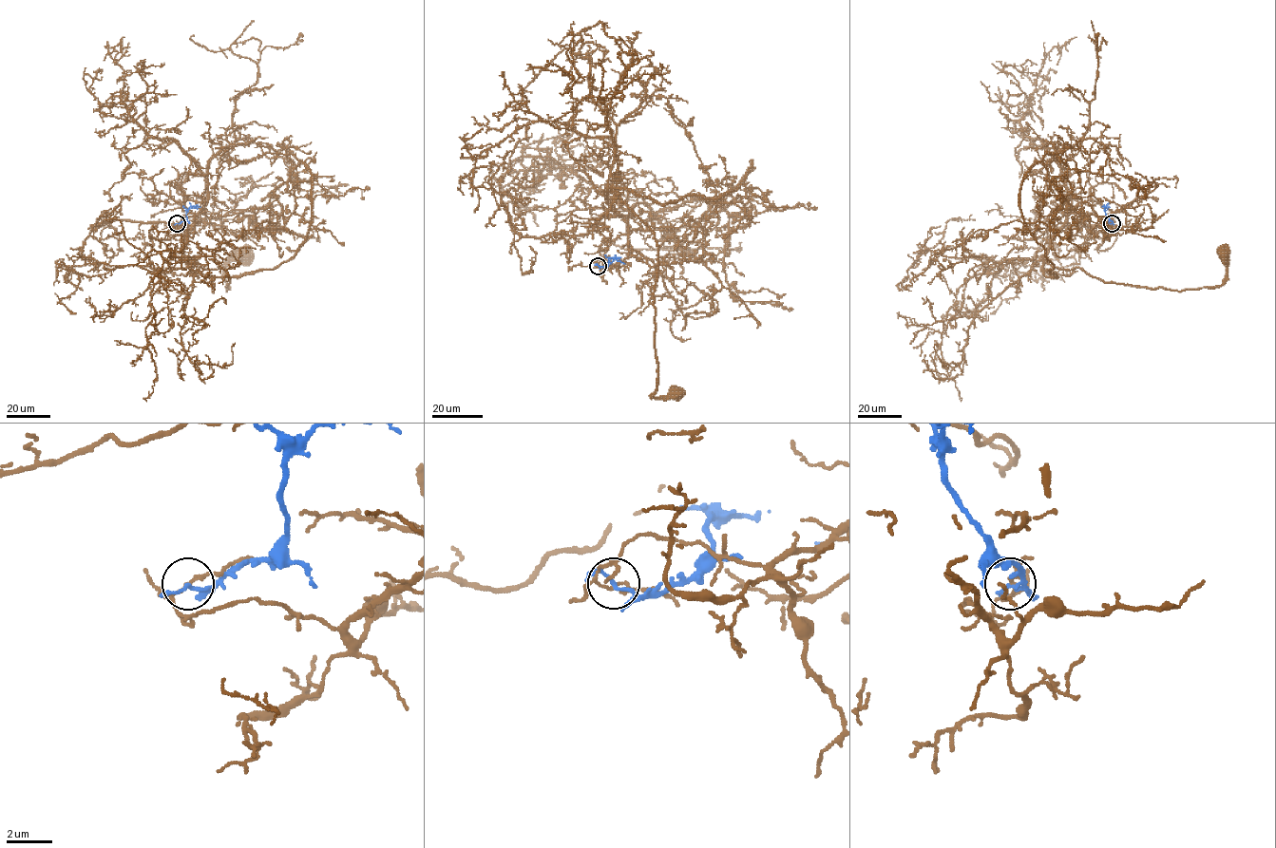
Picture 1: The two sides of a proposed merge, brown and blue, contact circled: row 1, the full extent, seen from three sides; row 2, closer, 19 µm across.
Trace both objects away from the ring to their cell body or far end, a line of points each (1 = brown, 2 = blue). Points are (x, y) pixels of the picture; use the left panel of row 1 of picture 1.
1: (177, 223), (192, 227), (204, 215), (184, 238), (184, 255), (222, 267), (226, 291), (224, 268), (248, 254)
2: (177, 223), (184, 221), (190, 208), (200, 207)

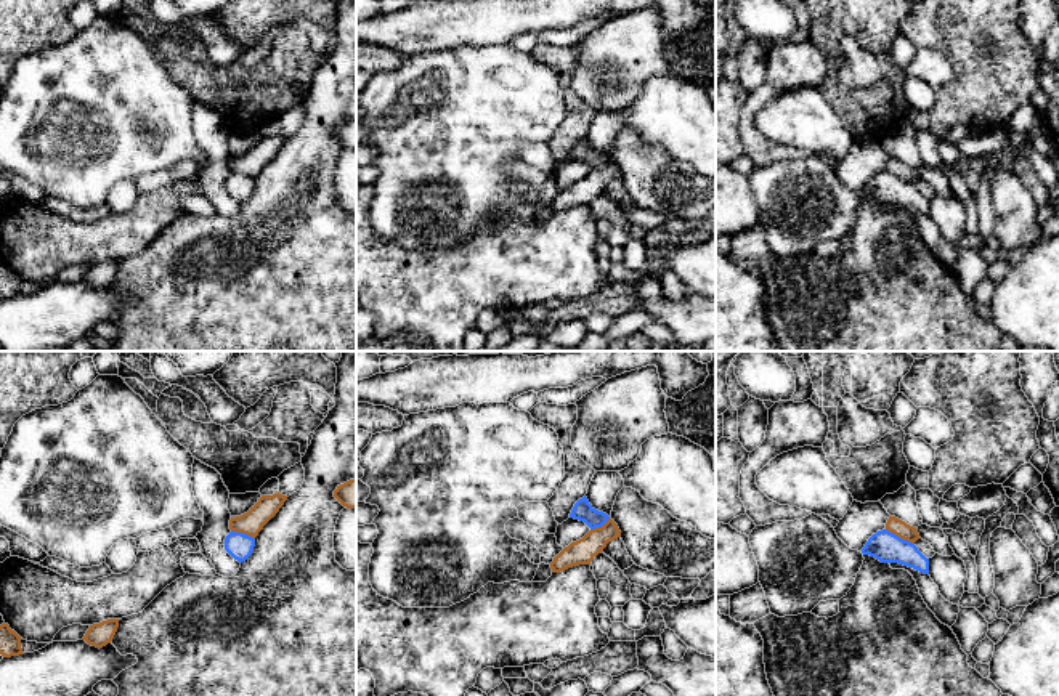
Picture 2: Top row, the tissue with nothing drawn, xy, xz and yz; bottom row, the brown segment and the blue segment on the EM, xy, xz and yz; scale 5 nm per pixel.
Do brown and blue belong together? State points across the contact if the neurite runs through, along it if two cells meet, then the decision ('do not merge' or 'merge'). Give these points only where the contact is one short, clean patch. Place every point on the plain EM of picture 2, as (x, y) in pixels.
do not merge

